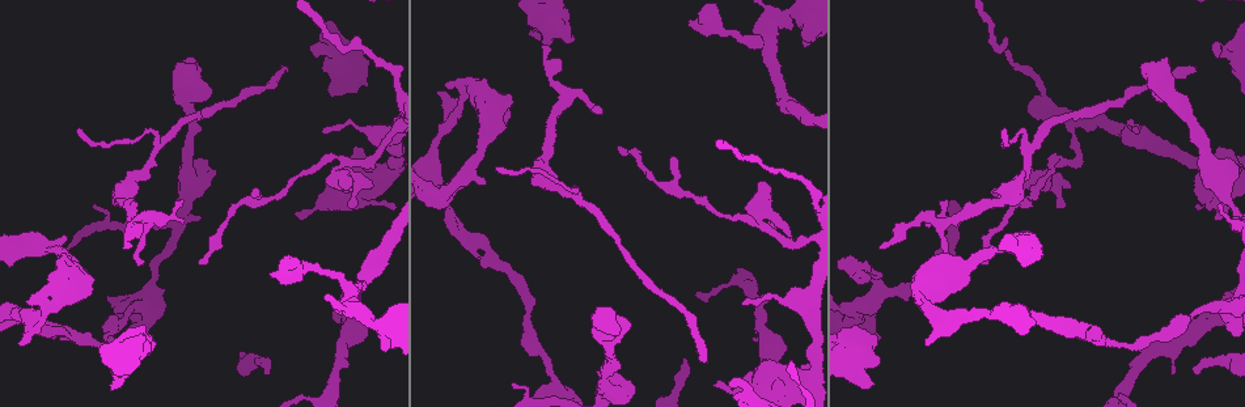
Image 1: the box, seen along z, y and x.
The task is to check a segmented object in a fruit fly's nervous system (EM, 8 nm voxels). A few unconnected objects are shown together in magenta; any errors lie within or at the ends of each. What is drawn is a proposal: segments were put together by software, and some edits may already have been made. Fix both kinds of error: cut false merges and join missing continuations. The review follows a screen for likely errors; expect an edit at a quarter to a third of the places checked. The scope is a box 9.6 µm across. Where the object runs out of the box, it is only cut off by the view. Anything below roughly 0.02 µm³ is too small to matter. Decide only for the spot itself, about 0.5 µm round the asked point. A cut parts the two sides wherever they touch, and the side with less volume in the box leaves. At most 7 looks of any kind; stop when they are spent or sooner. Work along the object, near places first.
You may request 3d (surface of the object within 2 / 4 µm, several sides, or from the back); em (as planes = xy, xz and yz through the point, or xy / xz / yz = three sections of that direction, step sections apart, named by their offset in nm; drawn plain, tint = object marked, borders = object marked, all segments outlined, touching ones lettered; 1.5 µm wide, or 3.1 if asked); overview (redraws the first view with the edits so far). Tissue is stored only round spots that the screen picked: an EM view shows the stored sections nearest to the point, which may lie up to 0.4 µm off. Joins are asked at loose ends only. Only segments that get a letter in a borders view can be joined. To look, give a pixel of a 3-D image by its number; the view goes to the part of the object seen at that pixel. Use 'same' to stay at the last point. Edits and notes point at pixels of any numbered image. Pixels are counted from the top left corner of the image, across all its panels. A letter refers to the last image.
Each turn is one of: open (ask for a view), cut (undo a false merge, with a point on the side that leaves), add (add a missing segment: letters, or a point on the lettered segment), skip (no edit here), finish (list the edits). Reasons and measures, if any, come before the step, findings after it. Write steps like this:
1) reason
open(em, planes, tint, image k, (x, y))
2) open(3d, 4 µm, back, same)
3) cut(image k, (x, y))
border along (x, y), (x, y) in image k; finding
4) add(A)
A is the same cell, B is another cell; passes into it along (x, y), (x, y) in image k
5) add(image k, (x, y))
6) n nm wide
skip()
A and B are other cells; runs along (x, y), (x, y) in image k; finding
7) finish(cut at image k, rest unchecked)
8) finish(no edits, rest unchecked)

branch stops here
open(em, xy, step 8, tint, image 1, (323, 129))

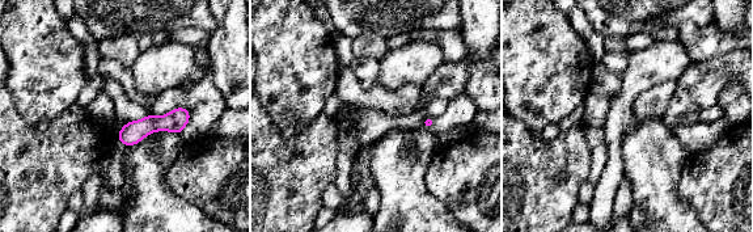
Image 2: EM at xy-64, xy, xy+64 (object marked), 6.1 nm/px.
open(em, planes, tint, same)

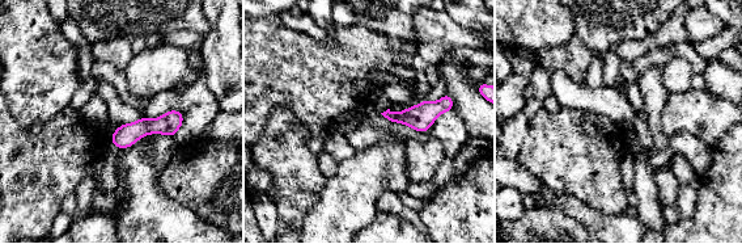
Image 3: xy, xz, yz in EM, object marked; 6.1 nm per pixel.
see the neighbours
open(em, planes, borders, same)

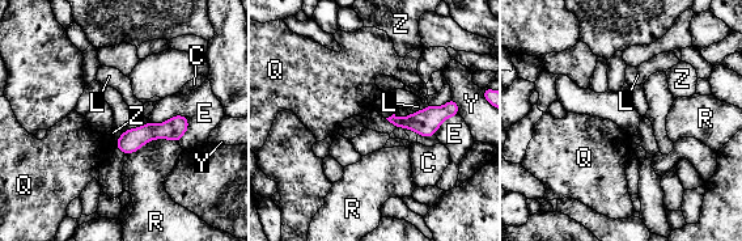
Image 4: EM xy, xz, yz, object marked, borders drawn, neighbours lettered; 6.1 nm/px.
R touches over 320 nm
skip()
C, E, L, Q, R, Y and Z are other cells; border along (115, 142), (117, 146) in image 4; none of them fits

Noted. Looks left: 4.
an open end
open(3d, 2 µm, image 1, (1193, 73))

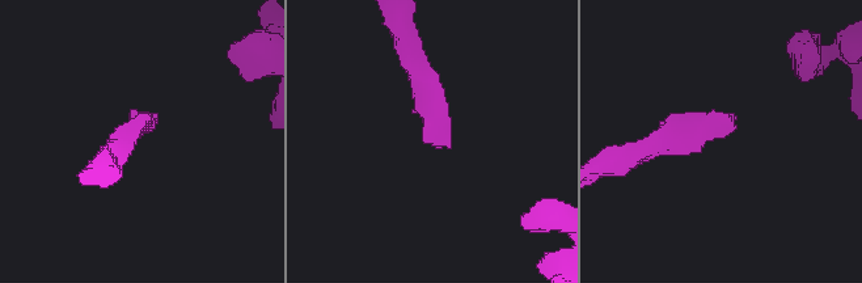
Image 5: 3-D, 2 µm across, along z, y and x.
open(em, planes, borders, image 5, (434, 145))

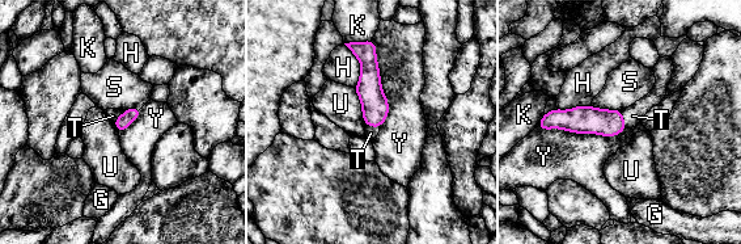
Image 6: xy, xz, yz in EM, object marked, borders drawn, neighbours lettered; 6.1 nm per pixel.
90 nm wide
add(T)
T is the same cell, G, H, K, S, U and Y are other cells; passes into it along (589, 120), (623, 120), (632, 116) in image 6; the neuron continues

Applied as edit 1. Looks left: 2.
finish(add at image 6, rest unchecked)

